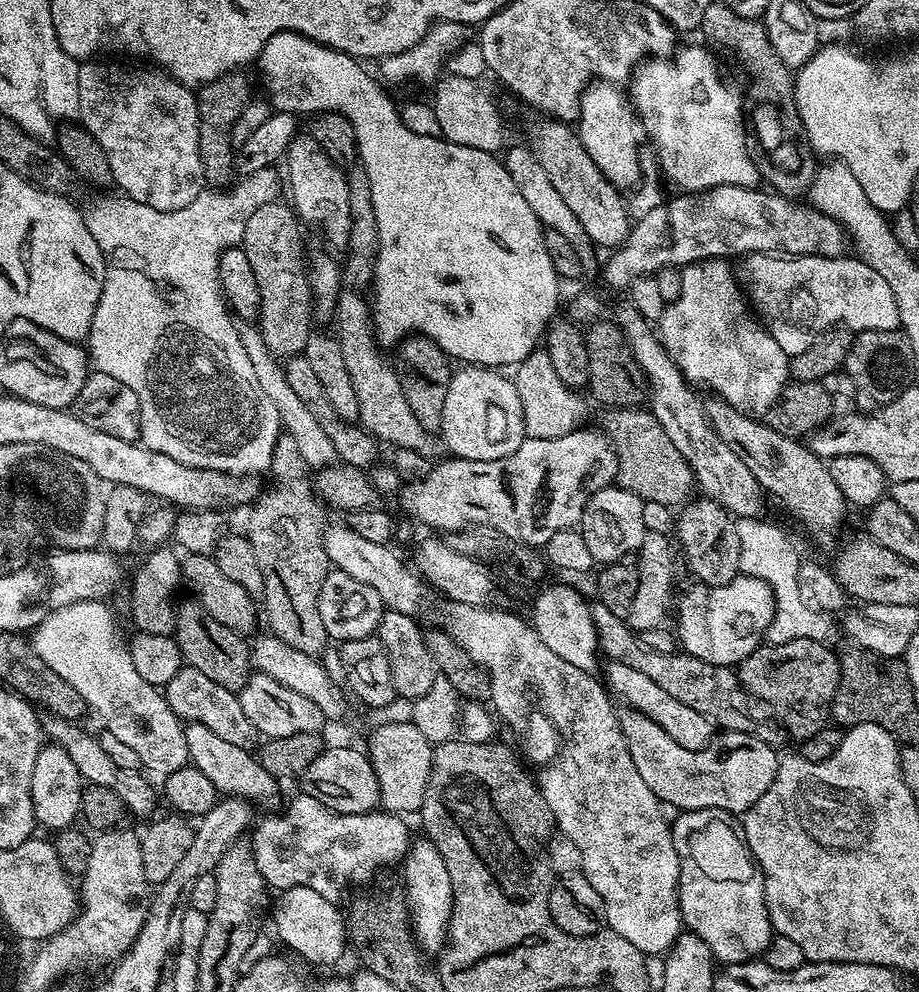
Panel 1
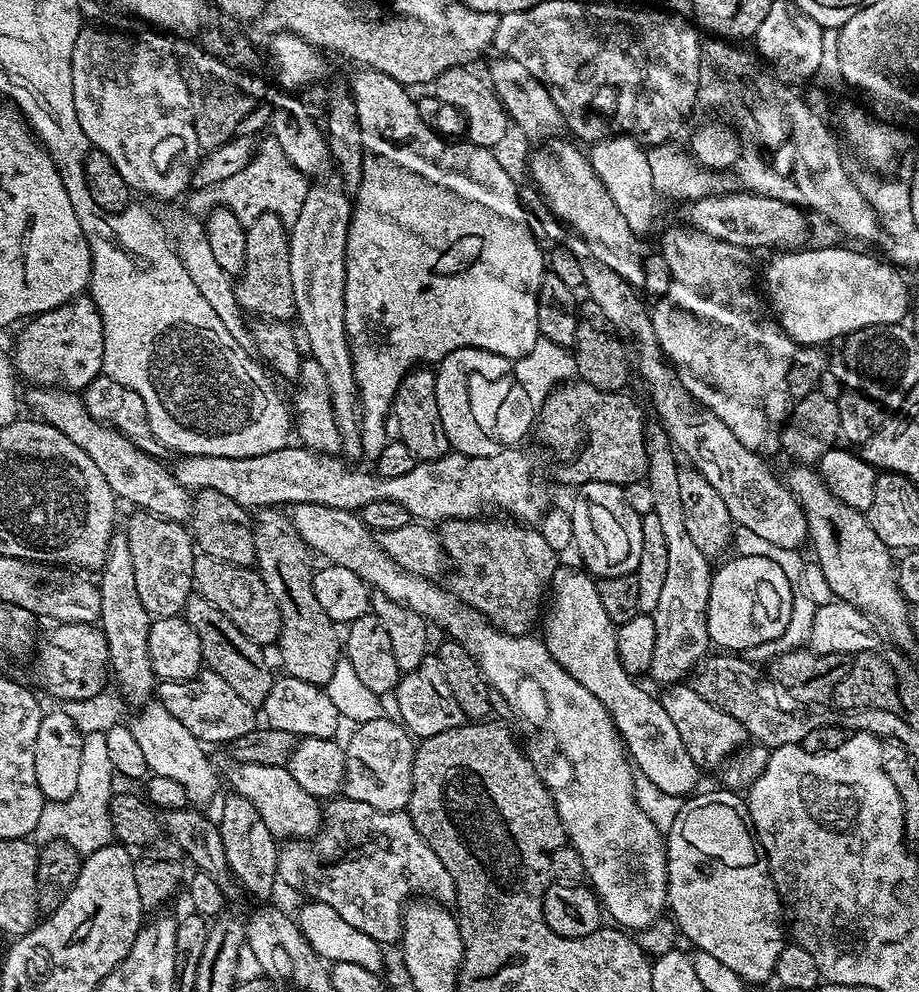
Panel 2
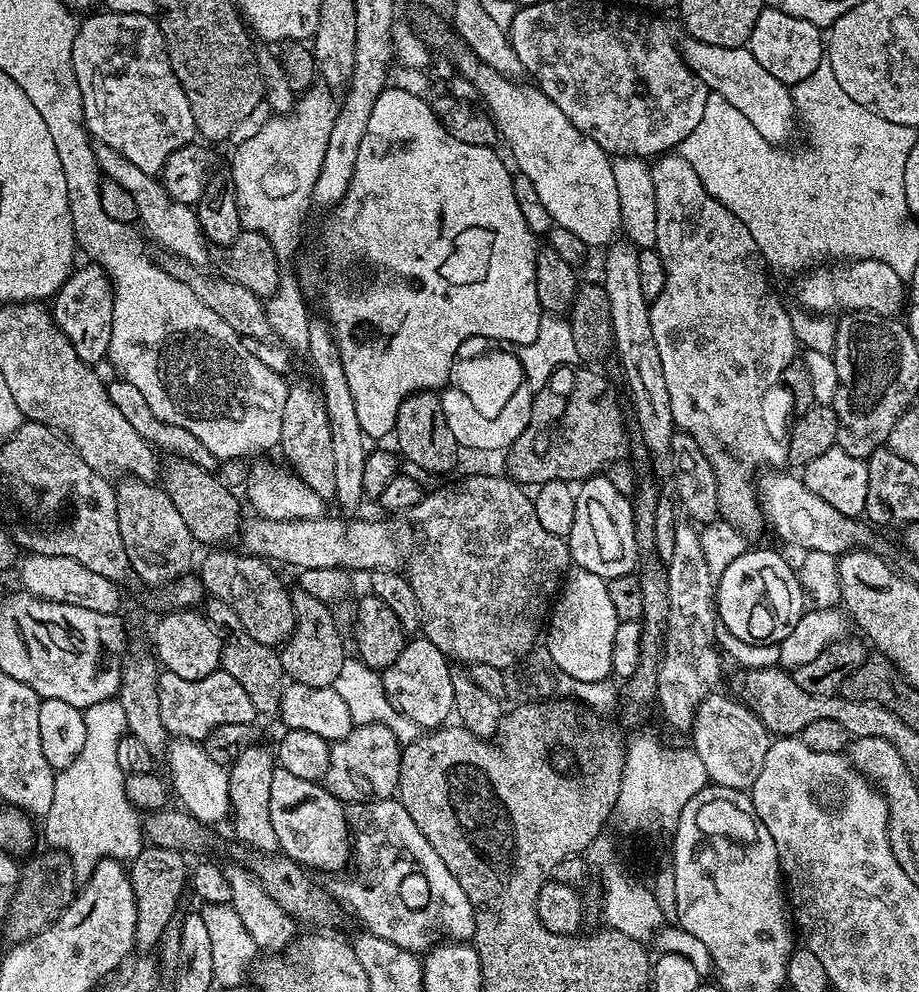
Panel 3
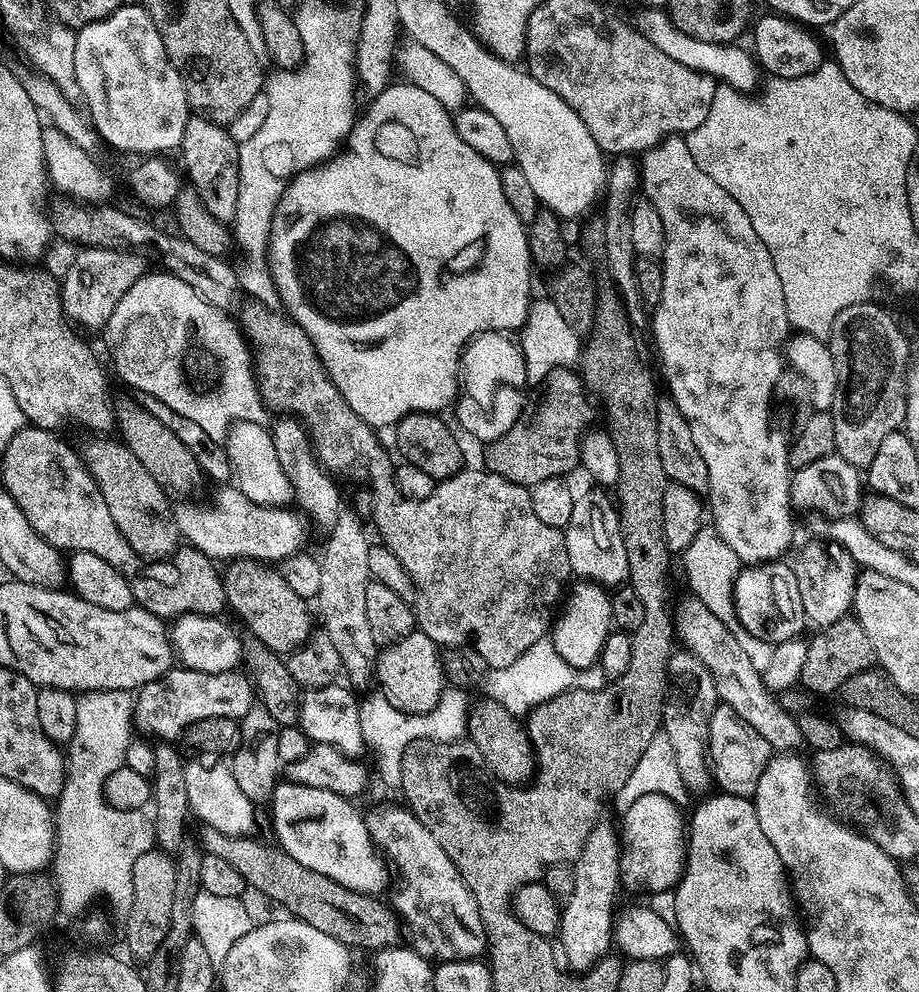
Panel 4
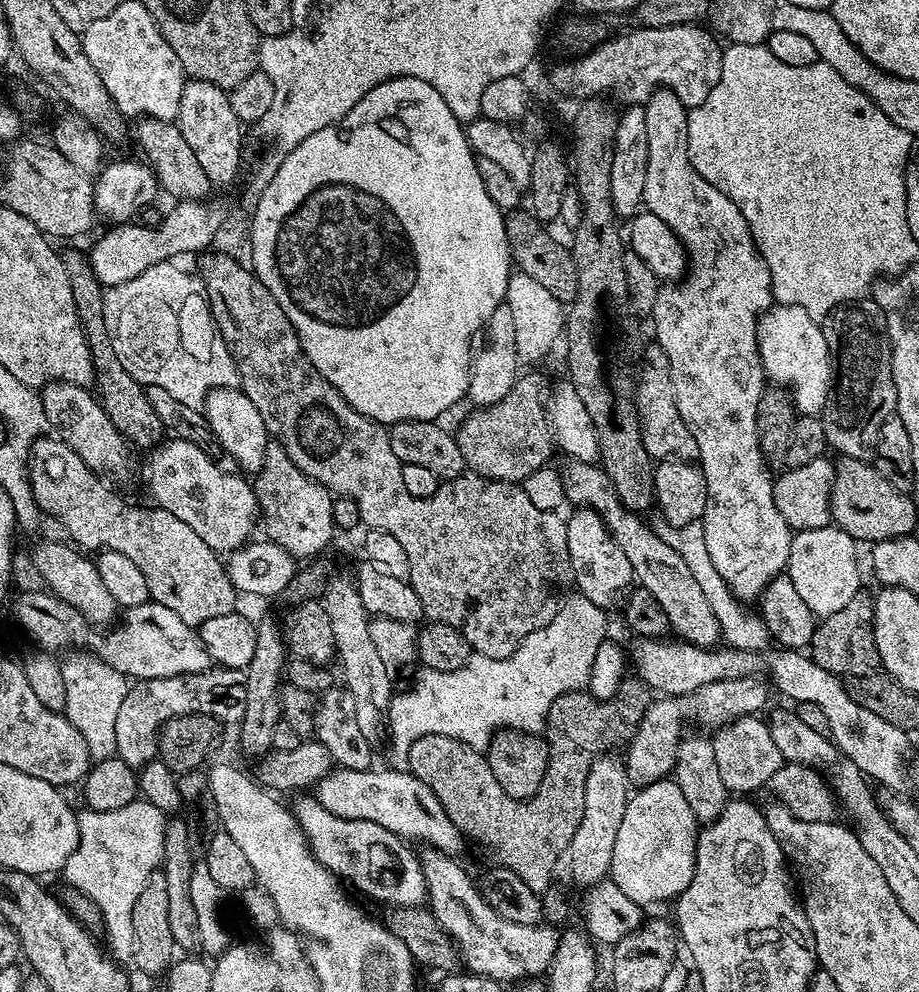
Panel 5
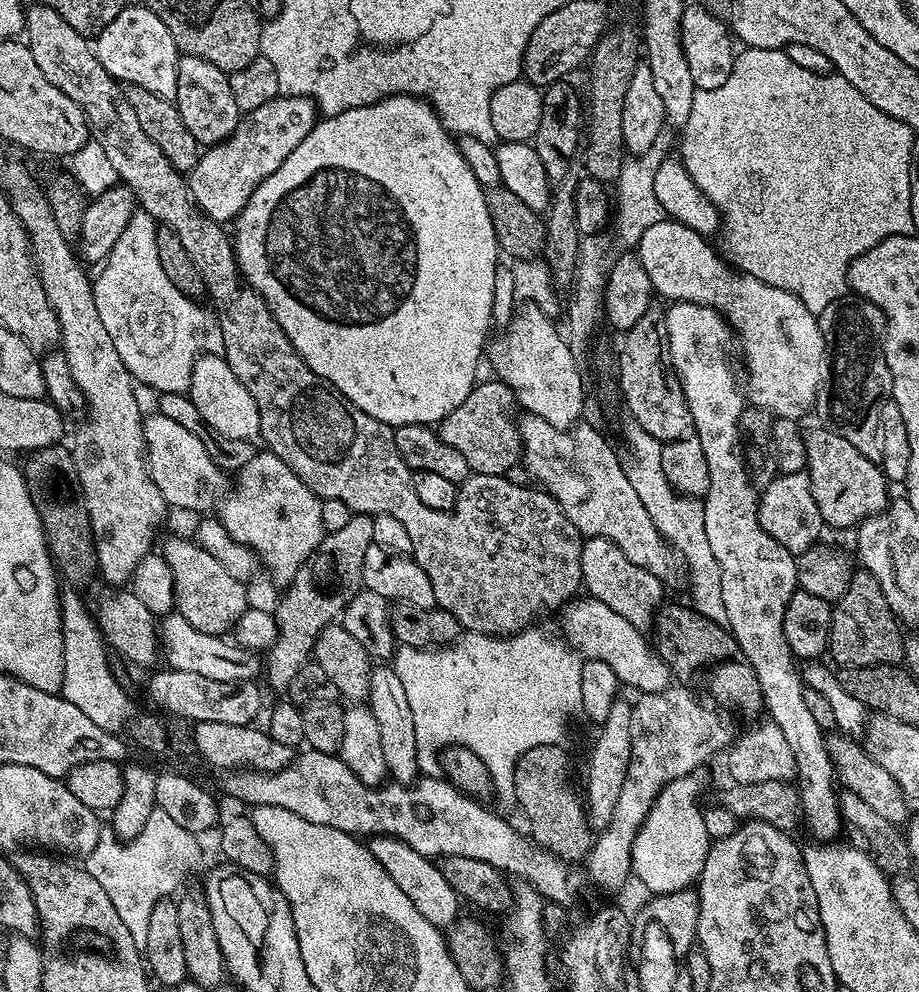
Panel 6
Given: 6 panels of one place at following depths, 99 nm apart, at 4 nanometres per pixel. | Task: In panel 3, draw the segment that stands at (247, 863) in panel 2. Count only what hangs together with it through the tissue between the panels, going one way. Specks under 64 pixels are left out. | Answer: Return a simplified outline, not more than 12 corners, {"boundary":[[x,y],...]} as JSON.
{"boundary":[[273,749],[231,761],[232,832],[248,848],[280,847],[270,822]]}

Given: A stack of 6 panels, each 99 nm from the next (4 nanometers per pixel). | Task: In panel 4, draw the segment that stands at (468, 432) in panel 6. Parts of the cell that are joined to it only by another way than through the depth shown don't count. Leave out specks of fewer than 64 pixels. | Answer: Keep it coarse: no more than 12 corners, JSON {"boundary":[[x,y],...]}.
{"boundary":[[550,370],[532,413],[491,441],[487,471],[533,486],[577,471],[589,397]]}

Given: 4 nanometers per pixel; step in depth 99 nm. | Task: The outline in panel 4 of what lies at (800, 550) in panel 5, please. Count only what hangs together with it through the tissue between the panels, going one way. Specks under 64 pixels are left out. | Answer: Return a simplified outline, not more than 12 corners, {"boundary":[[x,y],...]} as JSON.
{"boundary":[[837,542],[792,562],[805,617],[820,628],[851,611],[858,565]]}

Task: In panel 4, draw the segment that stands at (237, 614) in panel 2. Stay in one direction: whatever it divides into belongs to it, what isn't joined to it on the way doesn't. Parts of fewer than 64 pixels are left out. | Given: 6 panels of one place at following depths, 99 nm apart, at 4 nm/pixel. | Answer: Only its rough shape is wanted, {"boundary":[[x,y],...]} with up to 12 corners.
{"boundary":[[229,563],[228,601],[263,647],[309,643],[306,600],[279,571]]}

